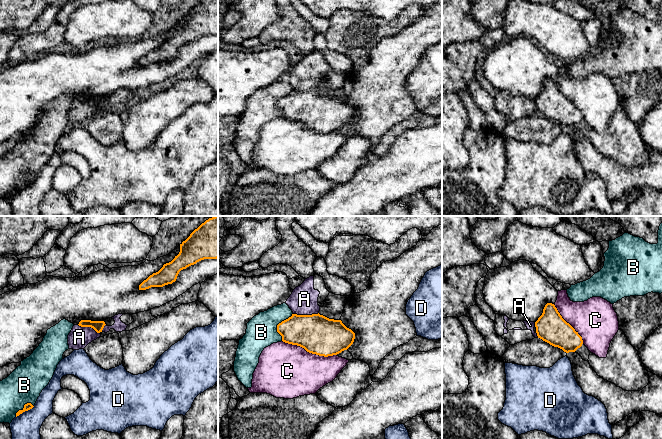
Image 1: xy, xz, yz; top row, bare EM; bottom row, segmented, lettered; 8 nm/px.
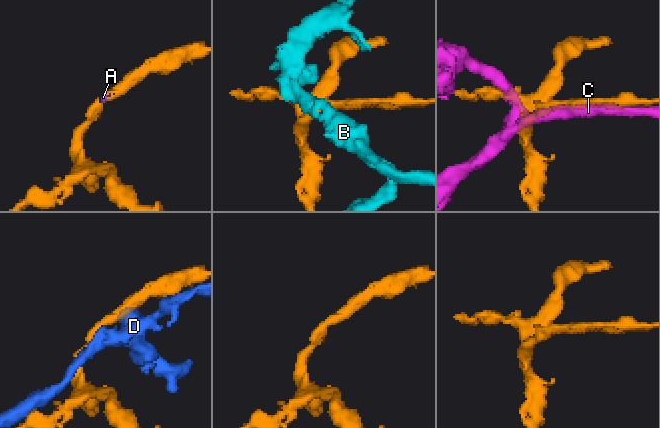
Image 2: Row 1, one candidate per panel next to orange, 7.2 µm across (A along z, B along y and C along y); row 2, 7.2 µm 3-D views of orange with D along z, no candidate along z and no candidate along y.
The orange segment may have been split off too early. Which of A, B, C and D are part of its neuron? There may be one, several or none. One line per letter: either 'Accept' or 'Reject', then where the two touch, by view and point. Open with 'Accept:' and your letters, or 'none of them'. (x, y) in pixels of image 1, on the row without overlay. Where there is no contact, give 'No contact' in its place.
Accept: none of them
A: Reject. Touches orange at xz (305, 91)
B: Reject. Touches orange at xz (277, 101)
C: Reject. Touches orange at xz (309, 128)
D: Reject. Touches orange at xy (25, 186)

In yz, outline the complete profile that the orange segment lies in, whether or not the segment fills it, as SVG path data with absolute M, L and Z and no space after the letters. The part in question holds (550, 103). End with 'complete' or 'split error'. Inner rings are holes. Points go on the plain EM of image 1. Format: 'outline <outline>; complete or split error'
outline M547 79L535 98L538 114L564 128L575 128L583 120L582 113L567 99L552 79Z; complete

